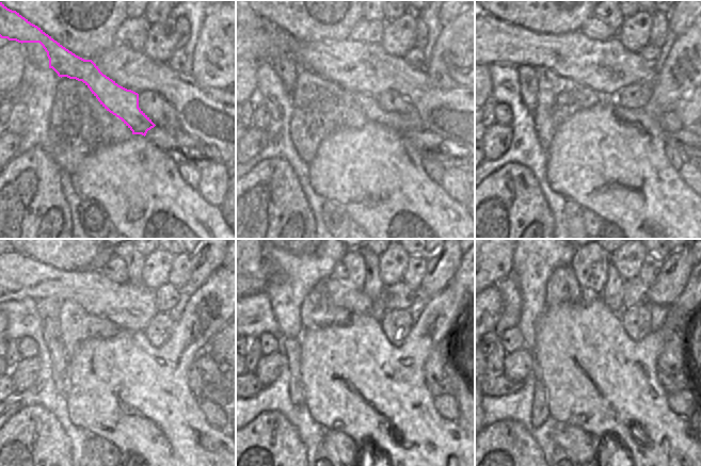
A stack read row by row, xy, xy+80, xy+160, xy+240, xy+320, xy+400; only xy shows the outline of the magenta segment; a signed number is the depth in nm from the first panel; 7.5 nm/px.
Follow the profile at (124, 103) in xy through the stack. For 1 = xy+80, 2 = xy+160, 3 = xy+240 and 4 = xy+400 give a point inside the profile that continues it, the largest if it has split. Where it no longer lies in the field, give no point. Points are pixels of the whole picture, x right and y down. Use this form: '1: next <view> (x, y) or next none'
1: next xy+80 (367, 105)
2: next xy+160 (670, 123)
3: next xy+240 (211, 372)
4: next xy+400 (691, 420)

